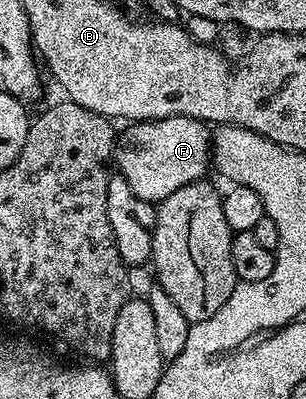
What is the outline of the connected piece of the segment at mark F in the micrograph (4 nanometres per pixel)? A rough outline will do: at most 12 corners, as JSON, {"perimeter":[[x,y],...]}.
{"perimeter":[[172,115],[133,121],[115,167],[156,205],[206,178],[211,131]]}

